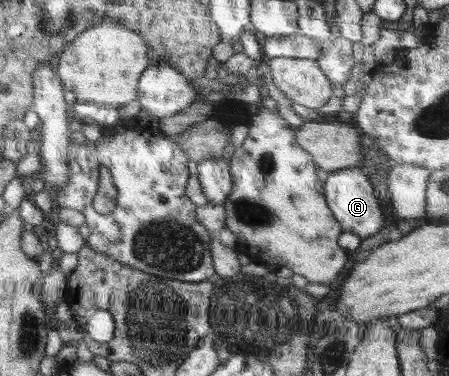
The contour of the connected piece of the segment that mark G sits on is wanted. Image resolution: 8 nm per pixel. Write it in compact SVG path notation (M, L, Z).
M350 167L332 171L323 183L323 187L325 188L325 199L327 200L328 206L330 207L335 220L341 226L342 233L352 232L363 240L380 232L383 226L385 226L384 212L382 212L382 207L380 207L378 191L374 189L370 177L364 174L360 167Z

